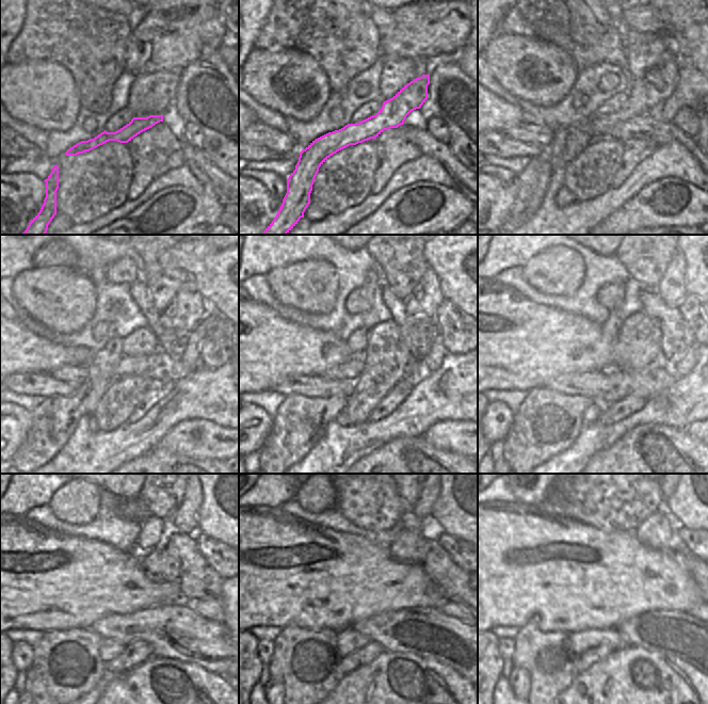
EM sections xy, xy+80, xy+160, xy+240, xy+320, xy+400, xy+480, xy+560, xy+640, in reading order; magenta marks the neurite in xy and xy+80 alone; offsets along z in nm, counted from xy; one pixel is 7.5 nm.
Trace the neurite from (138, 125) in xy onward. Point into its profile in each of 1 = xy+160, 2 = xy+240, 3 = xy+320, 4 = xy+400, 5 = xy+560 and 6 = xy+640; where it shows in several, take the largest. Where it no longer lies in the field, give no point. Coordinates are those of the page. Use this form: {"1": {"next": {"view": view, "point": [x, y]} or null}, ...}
{"1": {"next": {"view": "xy+160", "point": [659, 82]}}, "2": {"next": {"view": "xy+240", "point": [188, 307]}}, "3": {"next": {"view": "xy+320", "point": [425, 298]}}, "4": {"next": {"view": "xy+400", "point": [664, 288]}}, "5": {"next": {"view": "xy+560", "point": [422, 509]}}, "6": {"next": {"view": "xy+640", "point": [665, 495]}}}

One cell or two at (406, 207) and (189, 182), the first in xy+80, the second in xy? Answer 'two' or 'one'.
two

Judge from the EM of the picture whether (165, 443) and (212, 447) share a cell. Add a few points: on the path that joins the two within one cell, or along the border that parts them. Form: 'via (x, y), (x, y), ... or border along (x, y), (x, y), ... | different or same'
via (177, 443), (200, 443) | same

